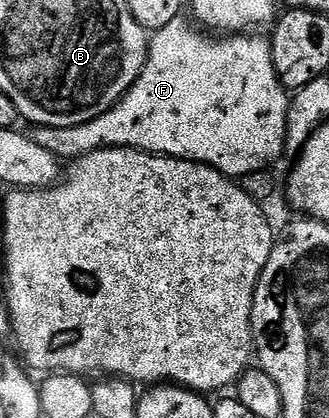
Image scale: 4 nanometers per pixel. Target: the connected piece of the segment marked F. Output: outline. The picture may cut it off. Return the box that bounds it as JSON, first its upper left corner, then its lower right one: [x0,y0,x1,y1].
[29,17,291,177]

